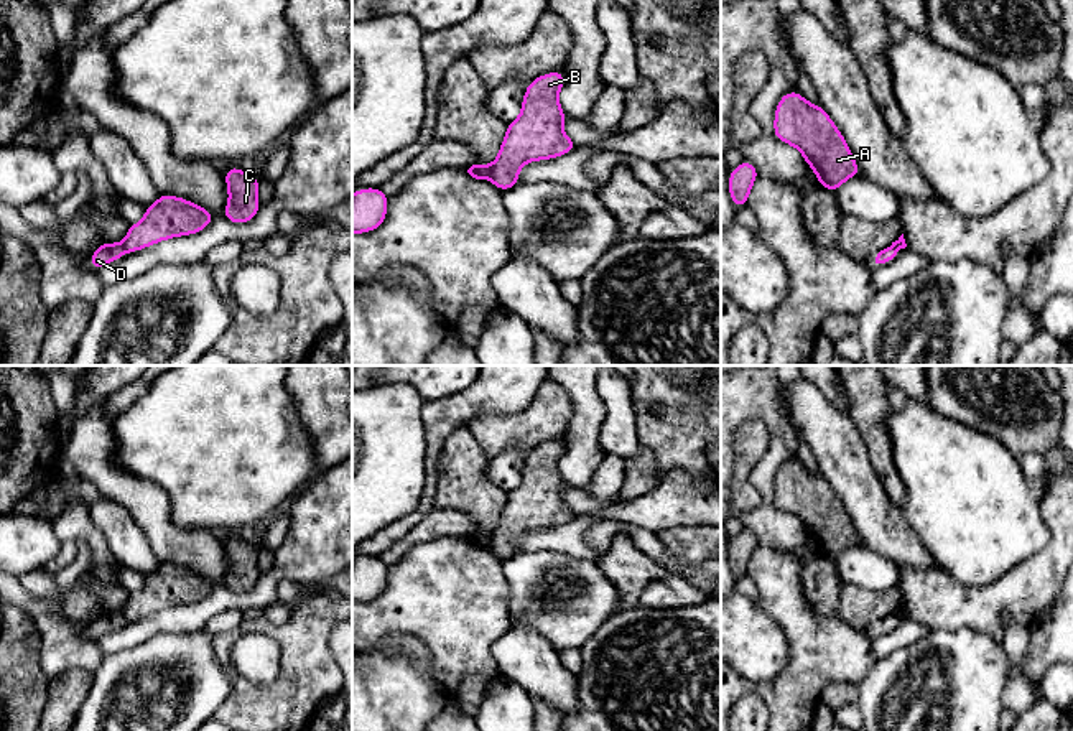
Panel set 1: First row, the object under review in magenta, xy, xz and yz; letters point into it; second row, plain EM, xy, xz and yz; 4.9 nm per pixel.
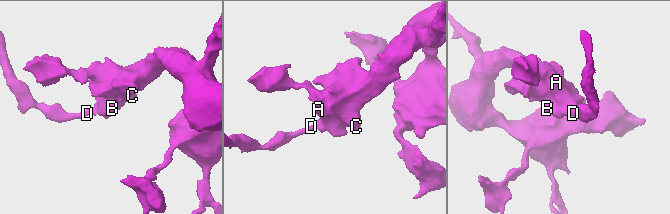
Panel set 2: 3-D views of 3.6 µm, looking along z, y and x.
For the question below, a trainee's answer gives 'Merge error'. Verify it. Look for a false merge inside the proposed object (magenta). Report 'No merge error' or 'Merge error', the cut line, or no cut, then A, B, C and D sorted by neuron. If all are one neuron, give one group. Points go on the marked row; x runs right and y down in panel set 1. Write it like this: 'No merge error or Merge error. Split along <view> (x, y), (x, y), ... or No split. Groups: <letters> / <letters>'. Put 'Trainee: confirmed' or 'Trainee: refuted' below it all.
Merge error. Split along xz (492, 167), (487, 176). Groups: A B C / D
Trainee: confirmed

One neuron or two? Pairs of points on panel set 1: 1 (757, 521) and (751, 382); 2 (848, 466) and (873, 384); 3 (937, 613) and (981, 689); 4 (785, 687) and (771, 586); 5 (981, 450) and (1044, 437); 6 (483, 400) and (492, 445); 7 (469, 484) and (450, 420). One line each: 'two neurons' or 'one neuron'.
1: one neuron
2: two neurons
3: two neurons
4: one neuron
5: two neurons
6: two neurons
7: two neurons

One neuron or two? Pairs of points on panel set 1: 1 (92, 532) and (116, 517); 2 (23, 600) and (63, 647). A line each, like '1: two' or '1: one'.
1: two
2: one

